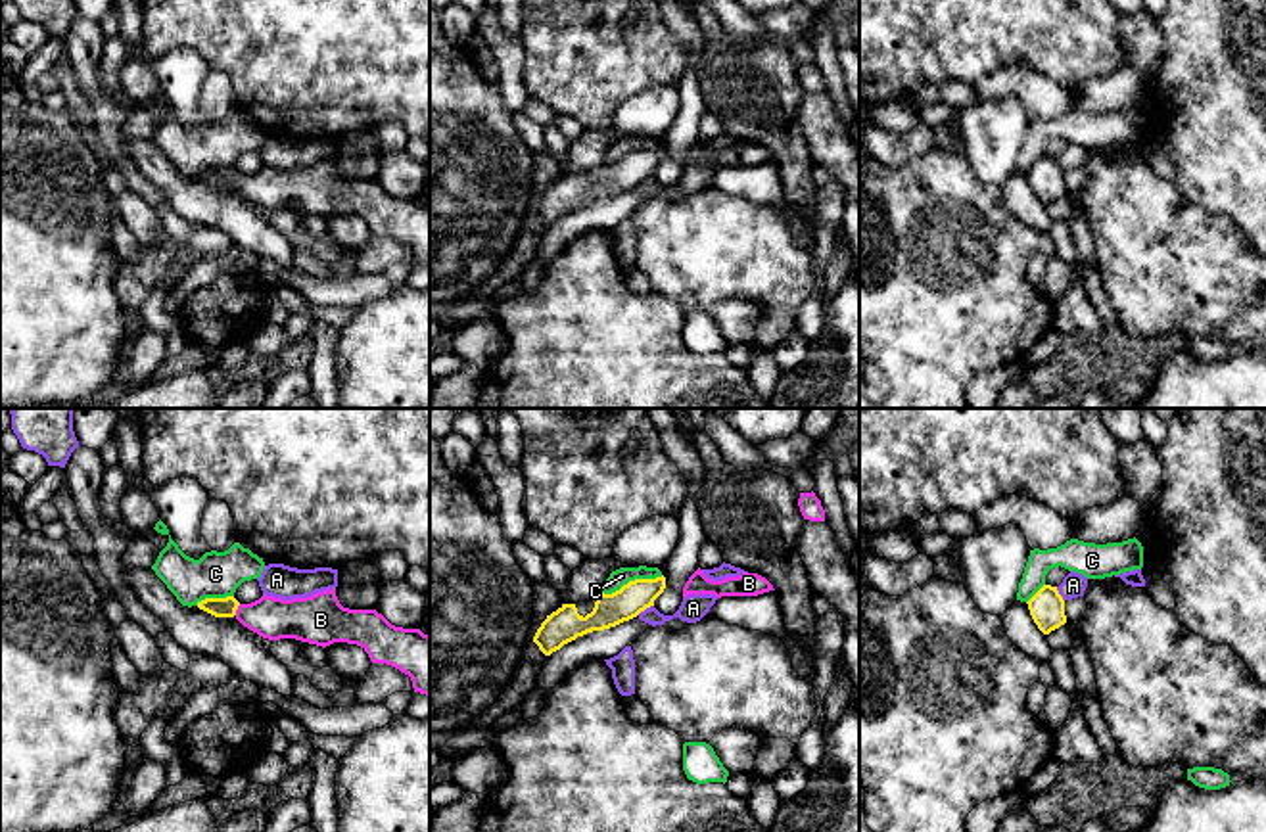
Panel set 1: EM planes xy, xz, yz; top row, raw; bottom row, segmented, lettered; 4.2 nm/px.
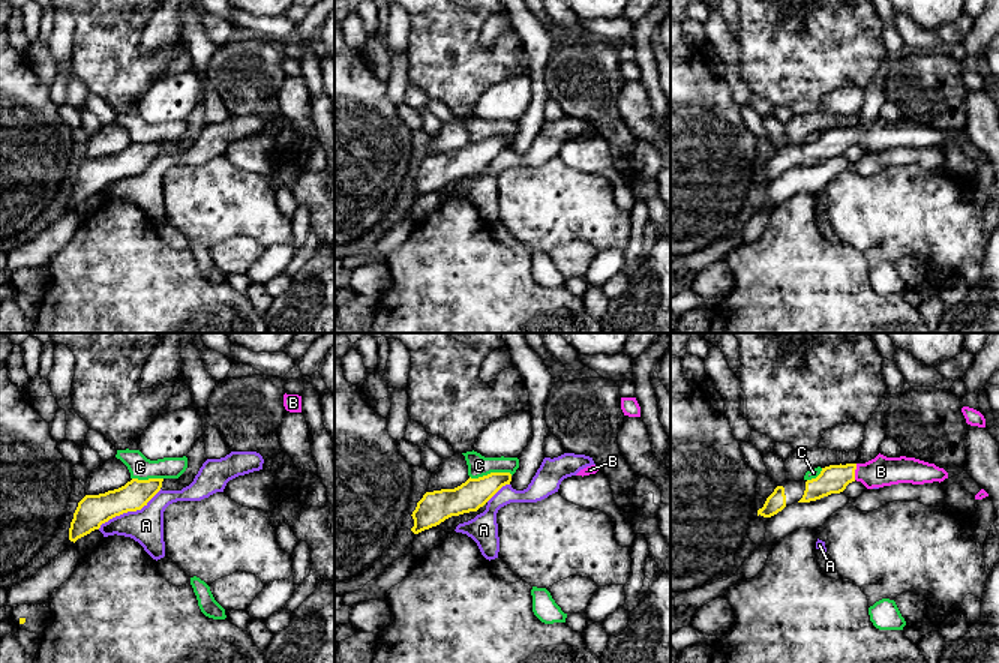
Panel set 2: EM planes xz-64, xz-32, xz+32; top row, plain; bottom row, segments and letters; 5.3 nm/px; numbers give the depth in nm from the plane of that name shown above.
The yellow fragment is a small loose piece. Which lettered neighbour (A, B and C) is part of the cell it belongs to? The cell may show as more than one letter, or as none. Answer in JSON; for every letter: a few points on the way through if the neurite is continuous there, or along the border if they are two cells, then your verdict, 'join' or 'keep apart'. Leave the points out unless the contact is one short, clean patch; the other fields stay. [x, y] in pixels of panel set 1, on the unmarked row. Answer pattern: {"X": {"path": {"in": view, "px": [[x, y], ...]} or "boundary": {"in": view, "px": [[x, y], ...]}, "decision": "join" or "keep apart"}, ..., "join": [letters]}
{"A": {"decision": "keep apart"}, "B": {"path": {"in": "xy", "px": [[227, 177], [236, 179], [250, 186], [271, 188]]}, "decision": "join"}, "C": {"boundary": {"in": "xz", "px": [[662, 146], [633, 150], [610, 163], [603, 163]]}, "decision": "keep apart"}, "join": ["B"]}

